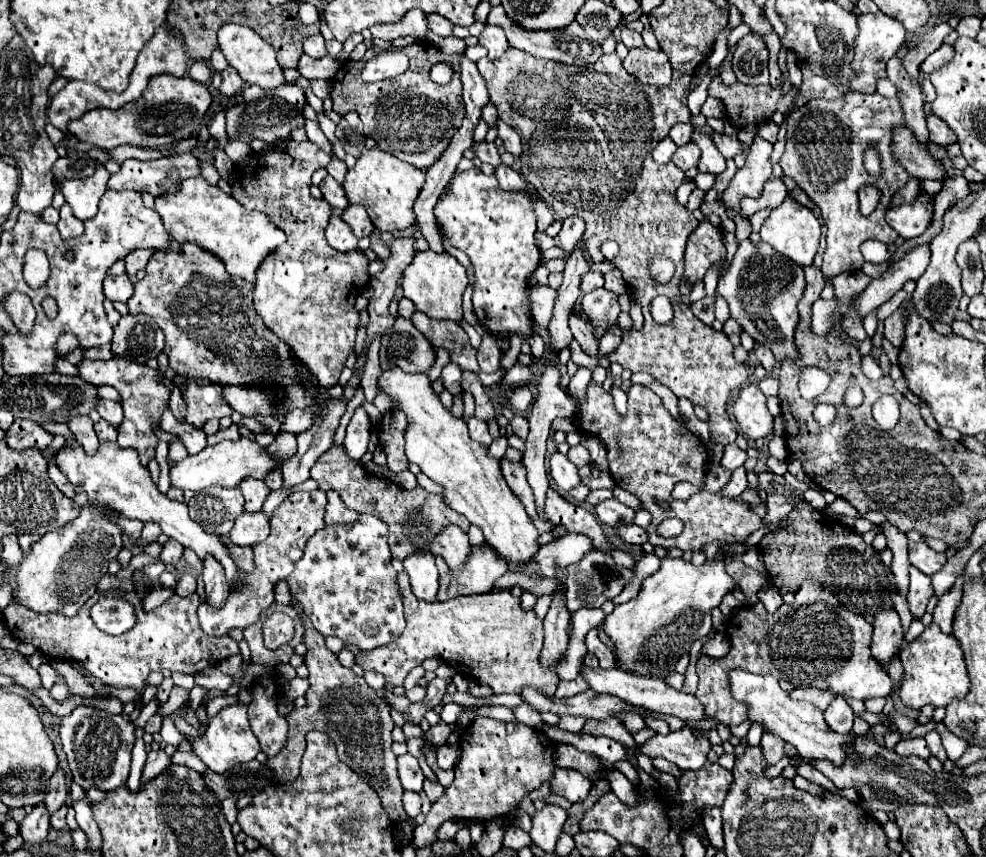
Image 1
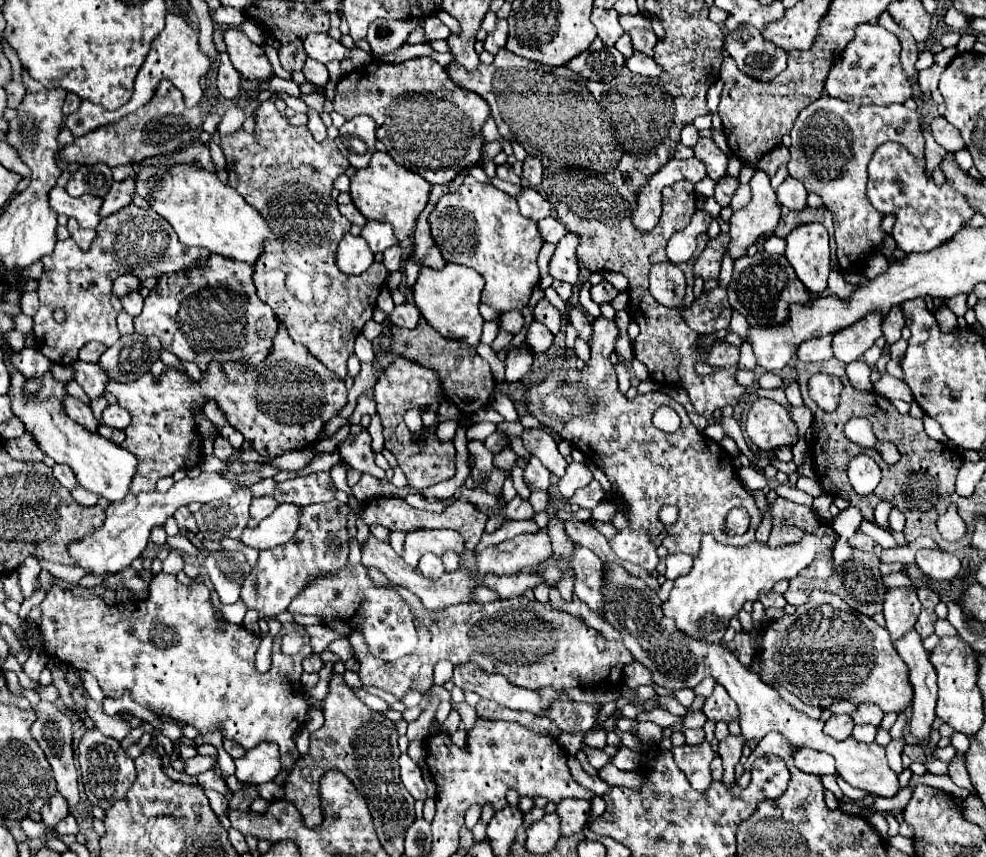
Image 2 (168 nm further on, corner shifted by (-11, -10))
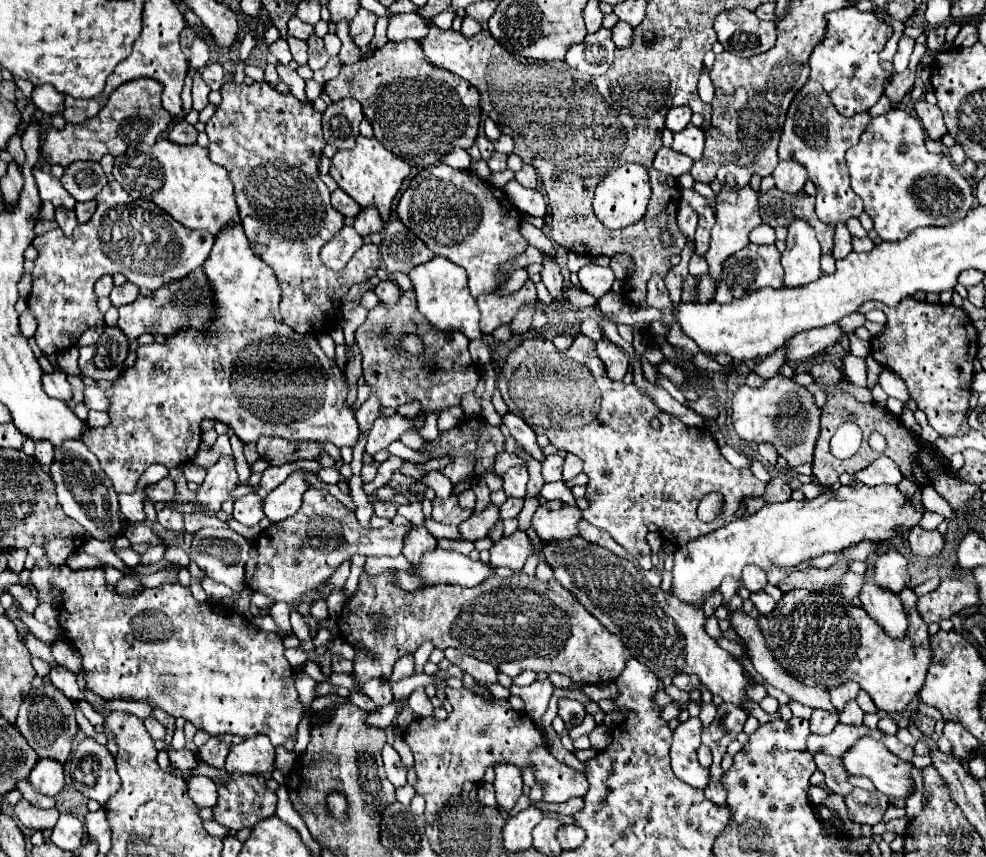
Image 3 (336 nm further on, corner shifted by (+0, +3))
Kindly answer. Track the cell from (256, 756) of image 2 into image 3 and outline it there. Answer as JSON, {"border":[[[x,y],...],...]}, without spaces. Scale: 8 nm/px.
{"border":[[[264,735],[248,737],[234,745],[226,757],[228,773],[272,773],[276,749]]]}

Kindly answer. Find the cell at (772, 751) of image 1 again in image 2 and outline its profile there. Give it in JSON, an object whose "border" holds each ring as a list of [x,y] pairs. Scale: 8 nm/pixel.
{"border":[[[809,748],[793,750],[793,760],[795,766],[807,774],[815,774],[815,776],[835,774],[835,760],[823,752],[815,752]]]}

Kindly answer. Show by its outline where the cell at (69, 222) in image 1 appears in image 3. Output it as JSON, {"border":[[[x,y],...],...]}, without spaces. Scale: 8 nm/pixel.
{"border":[[[58,207],[54,219],[56,219],[58,227],[64,231],[64,235],[72,235],[72,229],[78,225],[78,223],[76,223],[76,213],[74,213],[74,209]]]}

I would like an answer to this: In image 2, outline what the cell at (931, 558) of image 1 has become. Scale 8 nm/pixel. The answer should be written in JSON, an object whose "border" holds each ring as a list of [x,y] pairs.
{"border":[[[919,550],[917,552],[917,566],[933,580],[953,580],[961,568],[961,562],[957,556],[949,552],[933,552],[933,550]]]}

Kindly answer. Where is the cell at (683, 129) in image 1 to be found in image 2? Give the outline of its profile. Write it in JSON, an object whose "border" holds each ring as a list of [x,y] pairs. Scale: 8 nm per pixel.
{"border":[[[689,124],[689,126],[685,126],[685,128],[681,130],[681,144],[683,144],[683,146],[693,148],[693,146],[697,144],[697,140],[699,140],[699,132],[697,132],[697,128],[695,128],[693,124]]]}

